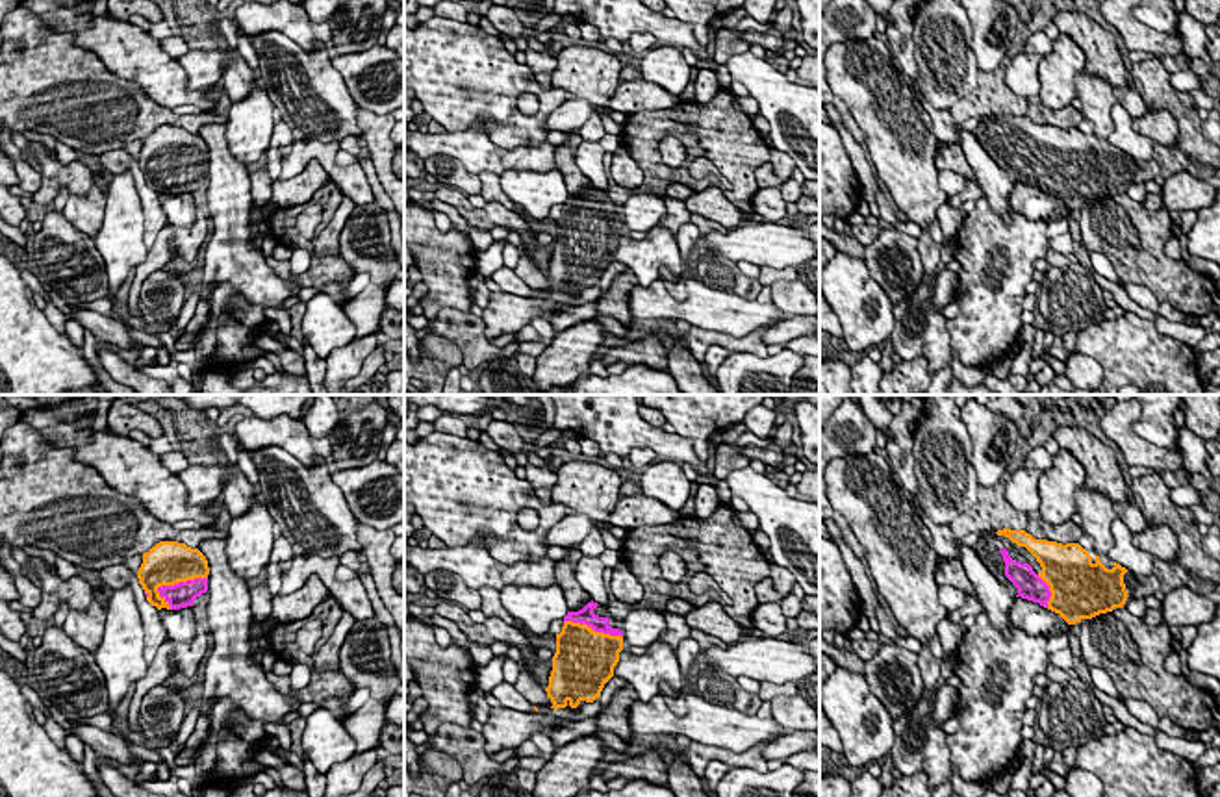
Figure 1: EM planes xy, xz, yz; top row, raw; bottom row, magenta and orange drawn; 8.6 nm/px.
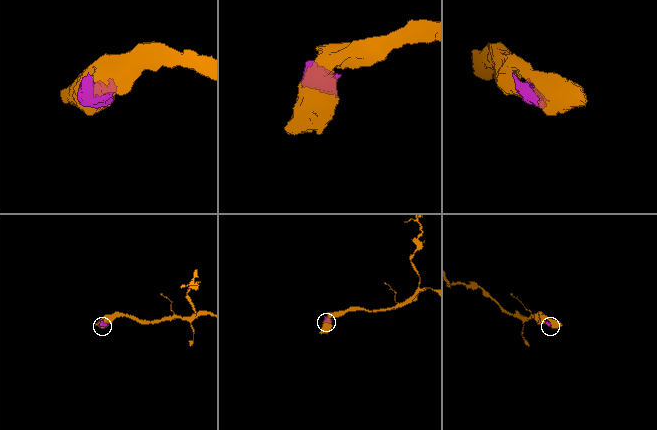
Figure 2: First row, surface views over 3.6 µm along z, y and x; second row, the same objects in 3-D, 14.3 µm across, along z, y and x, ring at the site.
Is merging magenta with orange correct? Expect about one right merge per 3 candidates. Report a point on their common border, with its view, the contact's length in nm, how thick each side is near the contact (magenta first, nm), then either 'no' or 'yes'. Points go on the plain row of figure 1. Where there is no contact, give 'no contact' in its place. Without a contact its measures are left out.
meets magenta in xy at (180, 167); contact 460 nm long; 220 nm thick on the magenta side, 380 nm on the other; yes

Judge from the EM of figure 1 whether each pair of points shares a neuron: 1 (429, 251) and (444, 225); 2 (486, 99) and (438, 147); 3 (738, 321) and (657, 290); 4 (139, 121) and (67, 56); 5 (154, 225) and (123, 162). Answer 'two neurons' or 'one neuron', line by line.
1: two neurons
2: two neurons
3: one neuron
4: one neuron
5: one neuron

